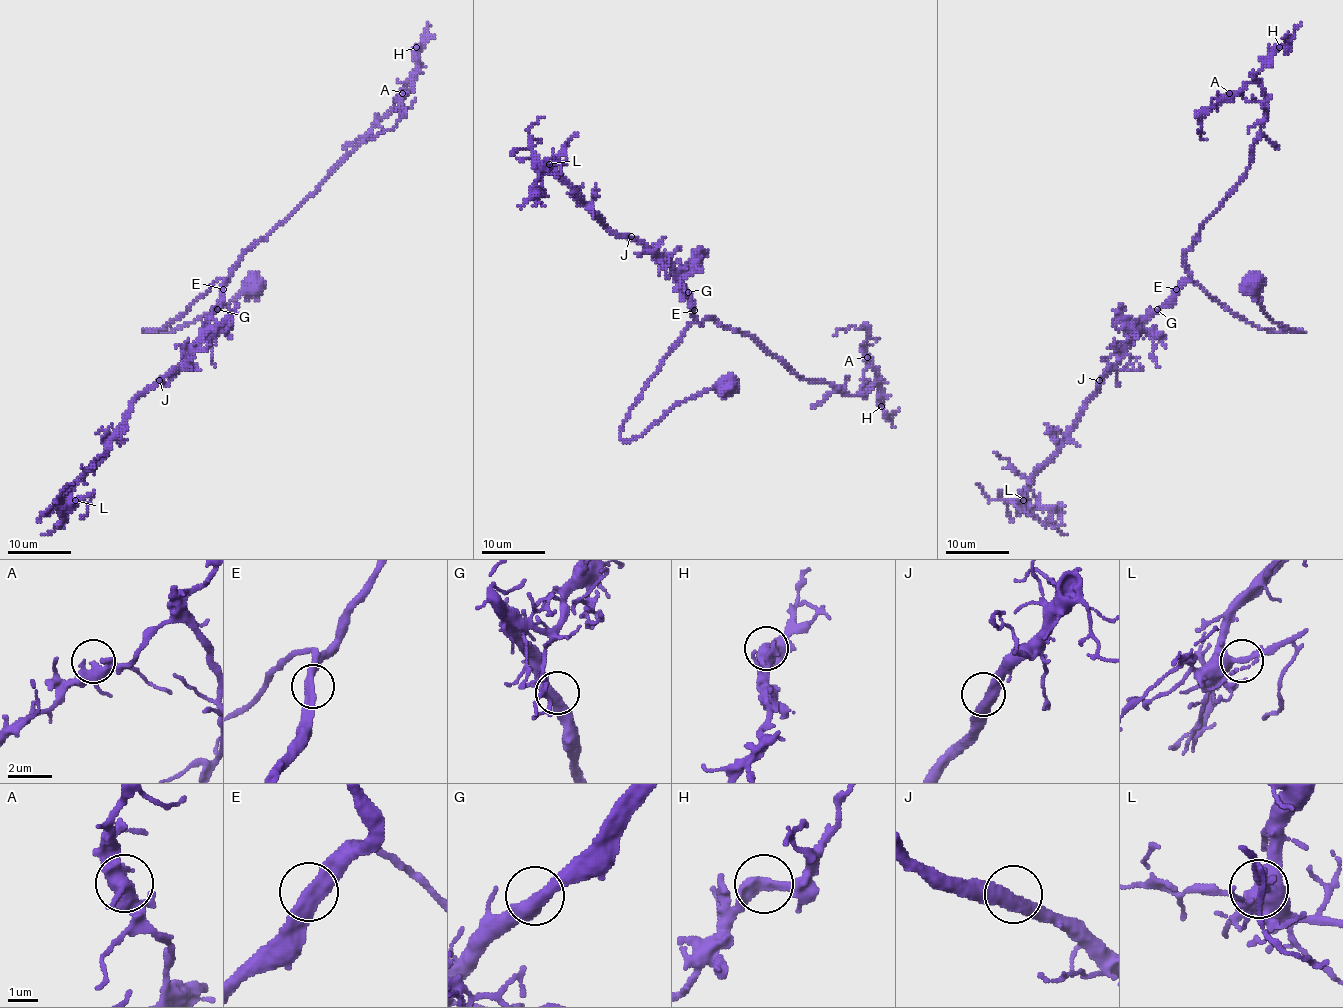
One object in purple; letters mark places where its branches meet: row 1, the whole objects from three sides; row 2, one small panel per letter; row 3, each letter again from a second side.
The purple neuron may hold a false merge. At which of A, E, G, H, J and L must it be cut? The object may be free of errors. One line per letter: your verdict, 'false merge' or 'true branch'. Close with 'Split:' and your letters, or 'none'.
A: true branch
E: true branch
G: true branch
H: true branch
J: true branch
L: true branch
Split: none

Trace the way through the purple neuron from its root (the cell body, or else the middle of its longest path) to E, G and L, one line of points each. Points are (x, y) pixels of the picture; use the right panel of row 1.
E: (1253, 284), (1256, 281), (1254, 298), (1275, 322), (1303, 331), (1252, 325), (1189, 279), (1176, 289)
G: (1253, 284), (1256, 281), (1254, 298), (1275, 322), (1303, 331), (1252, 325), (1190, 279), (1157, 309)
L: (1253, 284), (1254, 298), (1275, 322), (1303, 331), (1252, 325), (1187, 279), (1106, 371), (1023, 500)

